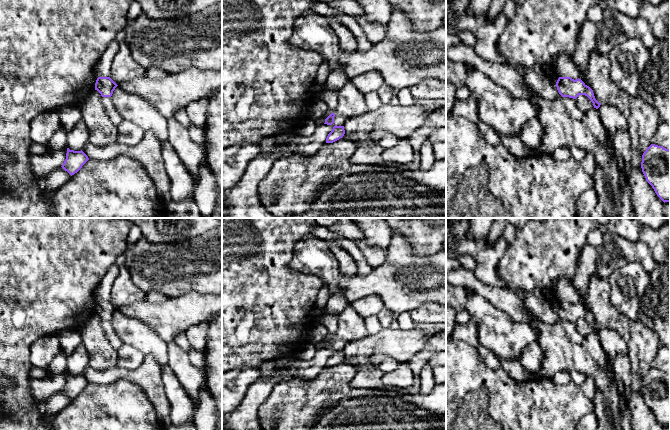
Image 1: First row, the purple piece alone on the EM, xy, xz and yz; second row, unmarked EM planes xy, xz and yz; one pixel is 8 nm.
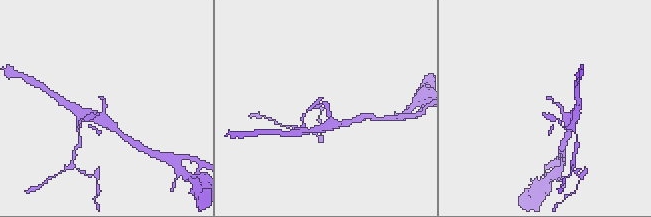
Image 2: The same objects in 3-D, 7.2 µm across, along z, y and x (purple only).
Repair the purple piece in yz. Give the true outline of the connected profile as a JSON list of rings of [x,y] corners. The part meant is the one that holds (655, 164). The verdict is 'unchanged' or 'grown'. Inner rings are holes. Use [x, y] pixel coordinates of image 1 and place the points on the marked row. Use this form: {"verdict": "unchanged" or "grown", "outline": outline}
{"verdict": "unchanged", "outline": [[[651,144],[642,155],[641,168],[657,196],[670,202],[670,150]]]}

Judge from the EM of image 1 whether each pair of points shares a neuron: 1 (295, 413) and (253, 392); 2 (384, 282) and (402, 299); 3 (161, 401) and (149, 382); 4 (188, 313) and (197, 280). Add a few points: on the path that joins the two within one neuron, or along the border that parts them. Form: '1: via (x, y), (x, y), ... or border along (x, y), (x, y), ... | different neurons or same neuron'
1: border along (280, 380), (259, 406), (257, 419) | different neurons
2: via (388, 285), (398, 295) | same neuron
3: via (157, 396), (153, 387) | same neuron
4: border along (211, 293), (186, 292), (171, 297) | different neurons

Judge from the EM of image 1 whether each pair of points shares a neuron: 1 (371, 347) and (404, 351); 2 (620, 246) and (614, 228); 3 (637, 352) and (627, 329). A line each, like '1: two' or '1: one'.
1: one
2: two
3: one

